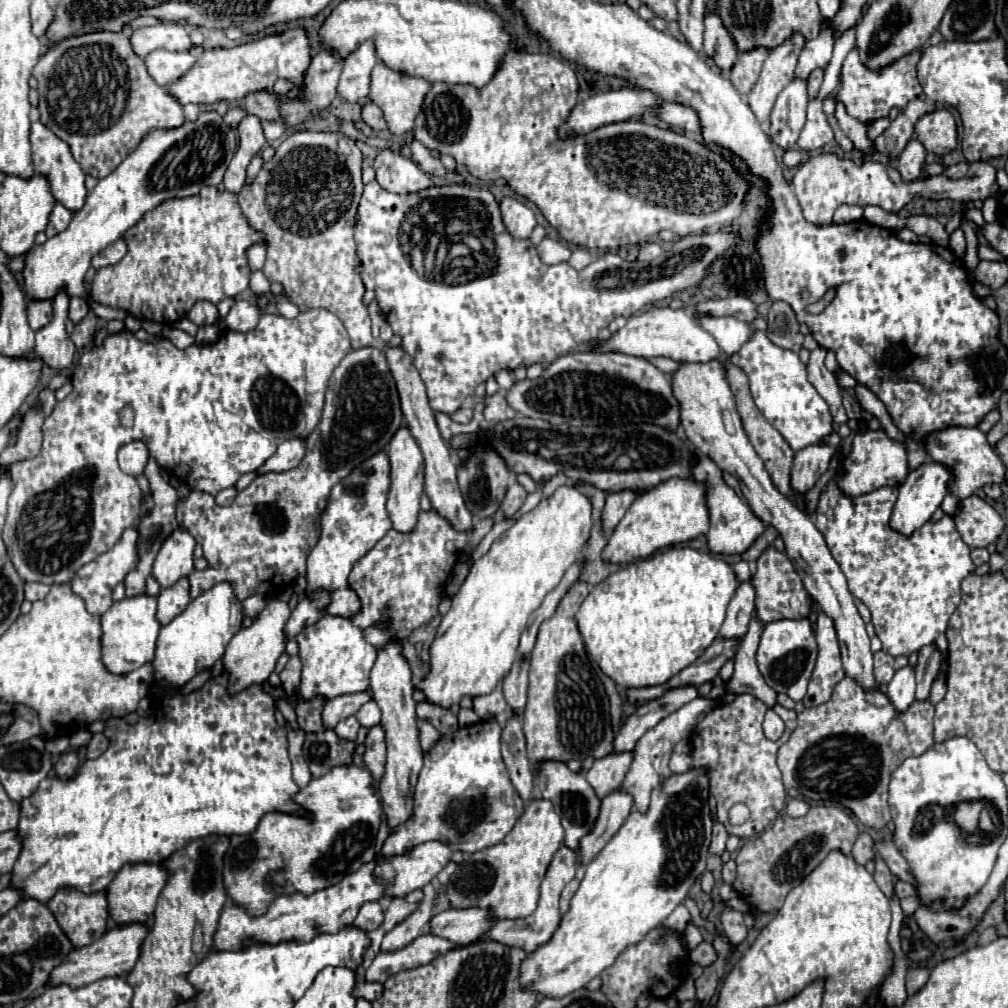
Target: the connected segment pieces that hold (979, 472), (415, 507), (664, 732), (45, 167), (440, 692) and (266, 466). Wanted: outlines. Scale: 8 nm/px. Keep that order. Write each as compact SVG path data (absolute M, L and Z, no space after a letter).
M947 427L943 431L935 431L925 437L927 439L927 455L933 461L941 461L949 469L953 469L955 481L951 483L949 495L943 499L941 507L945 513L955 513L957 505L965 499L971 497L977 489L981 489L987 483L1003 483L1005 481L1005 467L991 449L987 435L981 433L977 427Z
M405 425L401 429L397 429L397 433L393 435L393 441L389 441L387 455L391 461L391 489L389 489L389 499L387 499L387 511L393 521L393 529L411 531L415 527L417 515L419 515L419 497L423 493L425 463L423 463L423 453L421 453L415 437L411 435L411 431Z
M697 697L689 703L685 703L681 709L677 709L675 713L671 713L669 717L661 719L653 729L649 729L635 745L635 759L631 763L631 769L627 771L627 777L623 781L623 789L627 793L633 795L635 799L635 807L639 811L647 811L649 807L649 795L651 795L651 789L659 785L659 779L661 777L669 777L671 771L669 771L669 757L671 757L671 751L673 751L673 745L685 737L691 735L691 731L695 729L695 725L713 709L713 701L707 699L707 697Z
M37 121L37 125L31 125L31 147L33 147L33 167L35 173L41 173L49 179L51 193L57 203L71 211L79 211L85 203L87 189L85 189L85 173L79 167L79 163L73 159L69 145L61 141L53 131L49 131L43 123Z
M563 485L551 497L541 499L533 511L525 513L511 529L497 537L491 549L471 565L471 573L453 597L451 609L441 619L435 641L429 649L431 671L425 679L415 683L425 693L429 703L449 709L465 695L487 695L509 673L513 661L517 659L519 637L529 615L543 603L545 595L559 585L563 573L579 559L581 549L587 545L591 533L591 511L593 505L589 497L585 497L573 485Z
M295 437L295 439L283 441L283 443L277 447L275 455L269 457L257 471L259 471L259 473L269 473L269 471L277 471L277 473L279 473L279 471L293 469L293 467L297 467L297 465L303 461L305 451L307 451L305 439Z

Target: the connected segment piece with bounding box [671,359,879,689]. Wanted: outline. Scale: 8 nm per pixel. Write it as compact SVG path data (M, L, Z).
M713 359L709 363L681 363L679 371L671 375L671 383L673 393L681 403L681 427L687 435L687 441L693 445L695 451L711 457L723 471L737 477L743 491L743 499L747 501L751 511L759 519L763 519L763 523L773 525L779 531L785 541L785 553L795 565L803 587L817 601L819 609L833 619L845 673L857 679L865 689L879 687L873 677L873 653L869 649L865 623L855 607L853 595L847 589L845 575L833 559L823 535L819 533L811 517L805 515L799 507L795 507L791 499L787 499L775 489L769 473L763 467L763 461L755 453L741 425L741 417L737 413L735 399L727 381L725 363L719 359Z

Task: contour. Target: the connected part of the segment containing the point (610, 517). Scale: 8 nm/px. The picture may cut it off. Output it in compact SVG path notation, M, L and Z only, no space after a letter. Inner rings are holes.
M623 489L623 491L607 495L607 503L603 509L603 533L605 535L609 535L617 527L617 523L623 519L625 511L629 509L629 505L635 501L637 495L639 493L633 489Z

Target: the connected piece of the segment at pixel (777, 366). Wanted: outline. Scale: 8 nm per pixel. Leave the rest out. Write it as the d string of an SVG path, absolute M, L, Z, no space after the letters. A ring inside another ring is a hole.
M753 329L749 341L735 355L731 355L731 363L747 373L757 409L785 437L793 451L805 449L831 433L833 421L829 407L807 381L805 365L799 361L797 353L773 345L765 331Z

